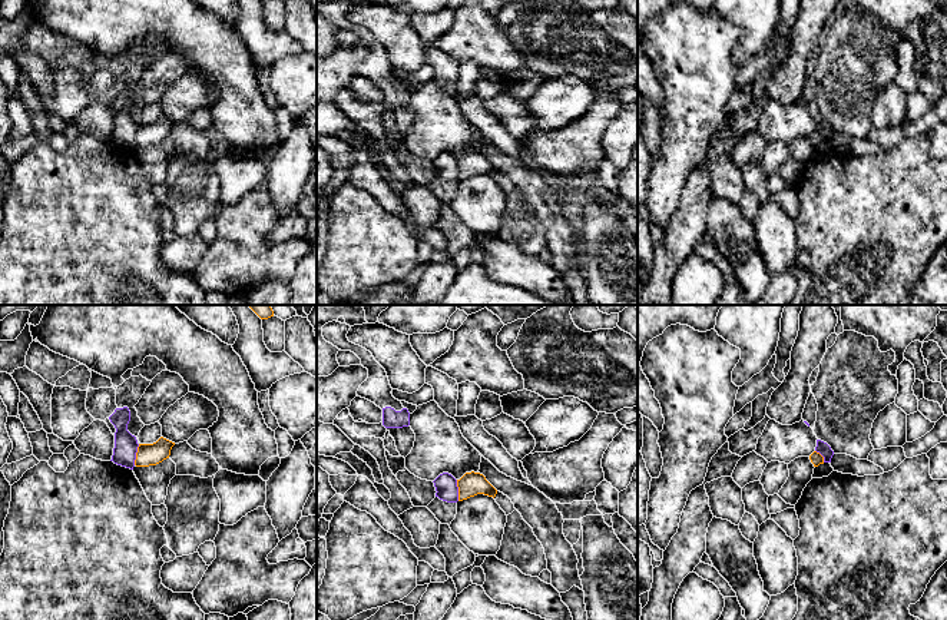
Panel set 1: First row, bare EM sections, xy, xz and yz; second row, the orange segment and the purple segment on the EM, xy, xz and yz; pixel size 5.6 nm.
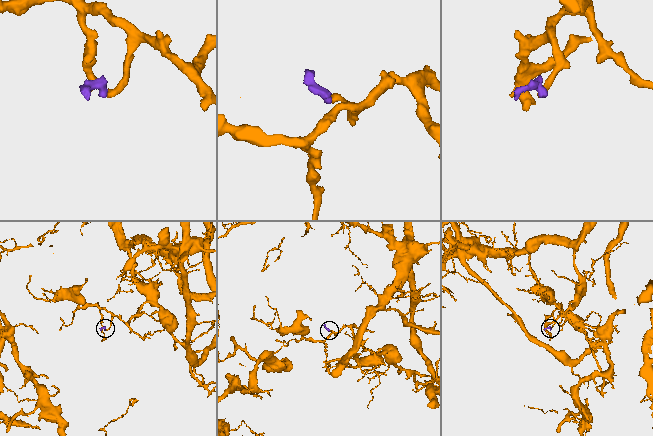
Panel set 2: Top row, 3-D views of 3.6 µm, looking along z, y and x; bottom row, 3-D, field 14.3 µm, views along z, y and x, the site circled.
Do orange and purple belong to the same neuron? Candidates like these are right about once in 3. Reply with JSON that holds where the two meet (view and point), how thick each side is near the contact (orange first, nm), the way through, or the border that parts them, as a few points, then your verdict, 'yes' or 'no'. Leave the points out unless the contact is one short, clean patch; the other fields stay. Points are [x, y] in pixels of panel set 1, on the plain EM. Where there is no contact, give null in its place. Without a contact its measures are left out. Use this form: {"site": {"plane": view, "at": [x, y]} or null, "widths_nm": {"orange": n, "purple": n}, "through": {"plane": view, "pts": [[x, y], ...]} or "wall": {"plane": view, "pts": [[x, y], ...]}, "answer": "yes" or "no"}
{"site": {"plane": "xy", "at": [136, 133]}, "widths_nm": {"orange": 130, "purple": 130}, "wall": {"plane": "xy", "pts": [[139, 123], [133, 143]]}, "answer": "no"}

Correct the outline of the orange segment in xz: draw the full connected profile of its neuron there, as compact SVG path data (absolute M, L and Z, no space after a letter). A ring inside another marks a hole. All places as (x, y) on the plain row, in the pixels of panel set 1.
M466 152L460 159L457 159L458 166L458 180L467 179L477 173L484 173L489 176L496 176L497 169L486 159L480 152Z

